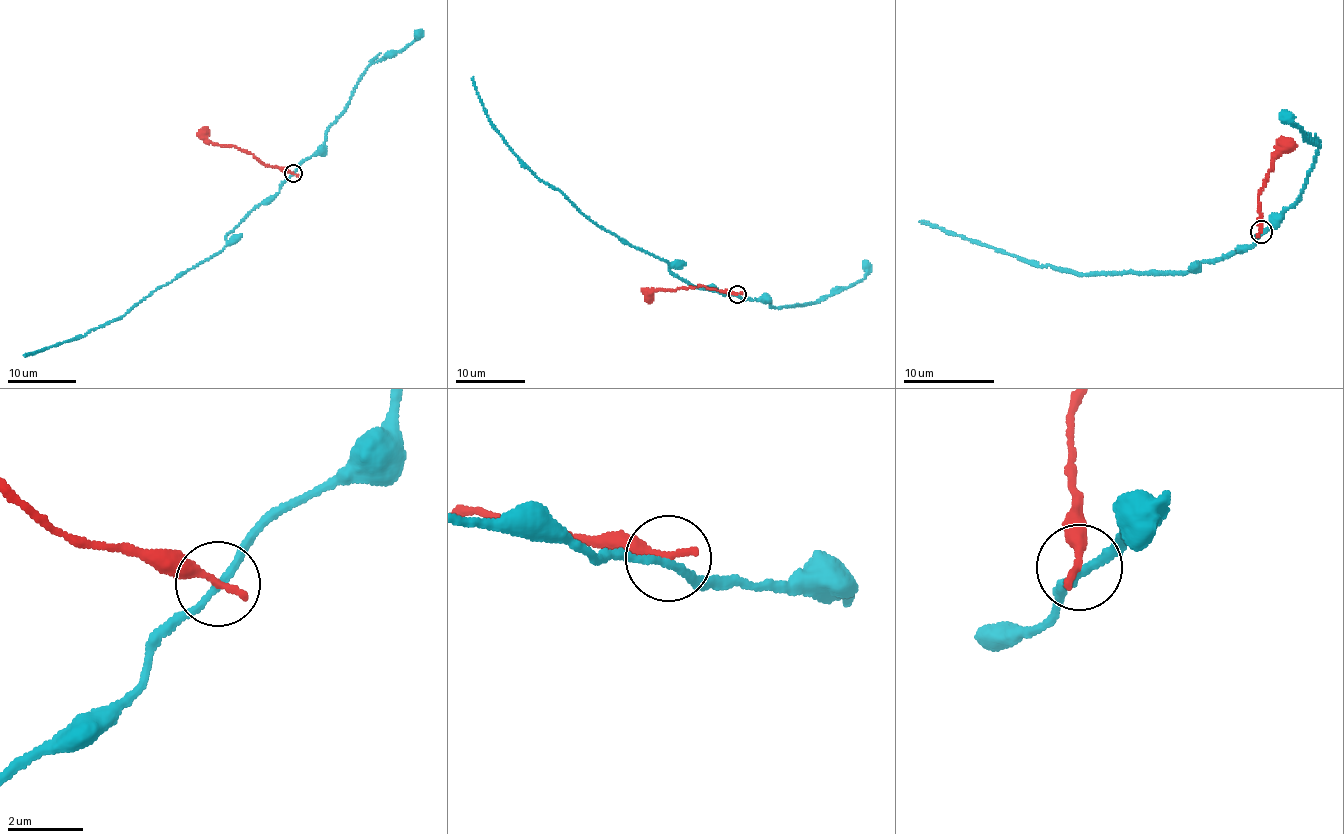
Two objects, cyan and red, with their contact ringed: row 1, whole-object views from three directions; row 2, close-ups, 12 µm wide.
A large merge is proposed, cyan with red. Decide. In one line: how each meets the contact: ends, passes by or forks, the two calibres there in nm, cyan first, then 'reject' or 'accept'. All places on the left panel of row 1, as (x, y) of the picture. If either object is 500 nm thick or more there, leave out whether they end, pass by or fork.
cyan passes by; red ends there; 190 nm thick on the cyan side, 280 nm on the other; reject

